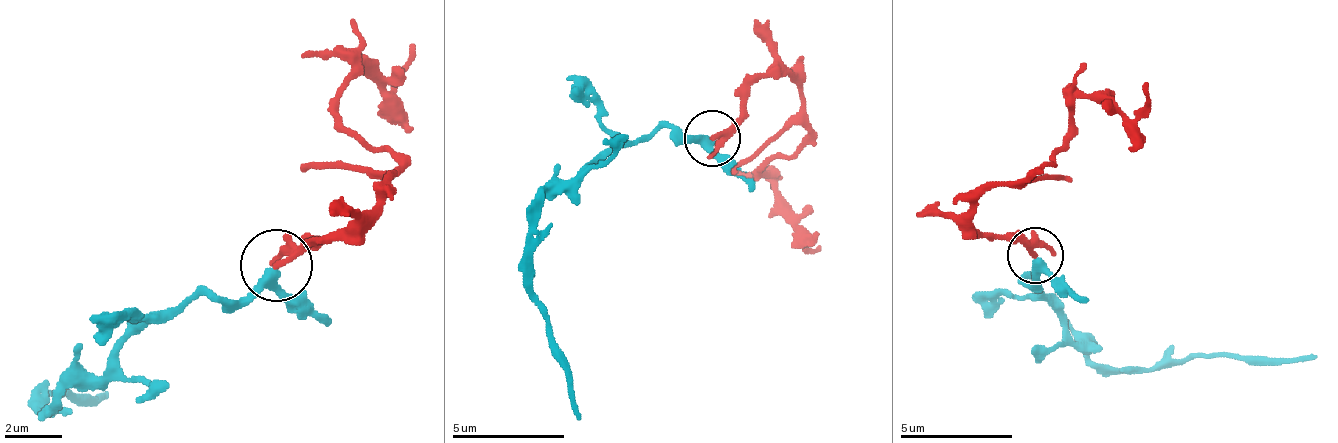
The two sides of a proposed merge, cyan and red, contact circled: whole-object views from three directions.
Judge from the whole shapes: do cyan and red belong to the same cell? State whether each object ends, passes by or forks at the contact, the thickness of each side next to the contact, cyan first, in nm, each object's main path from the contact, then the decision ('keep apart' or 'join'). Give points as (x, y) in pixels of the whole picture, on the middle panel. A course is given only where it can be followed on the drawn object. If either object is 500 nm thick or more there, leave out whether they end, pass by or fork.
cyan passes by; red forks; calibres 320 and 160 nm; course cyan (714, 136), (685, 136), (669, 125), (618, 142), (539, 204), (533, 294), (578, 418); course red (714, 136), (753, 86), (787, 74), (804, 97), (804, 142), (759, 170), (776, 181), (776, 210), (821, 243); join

